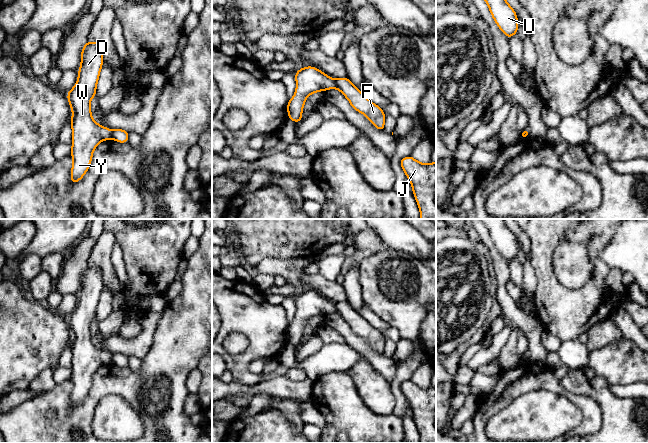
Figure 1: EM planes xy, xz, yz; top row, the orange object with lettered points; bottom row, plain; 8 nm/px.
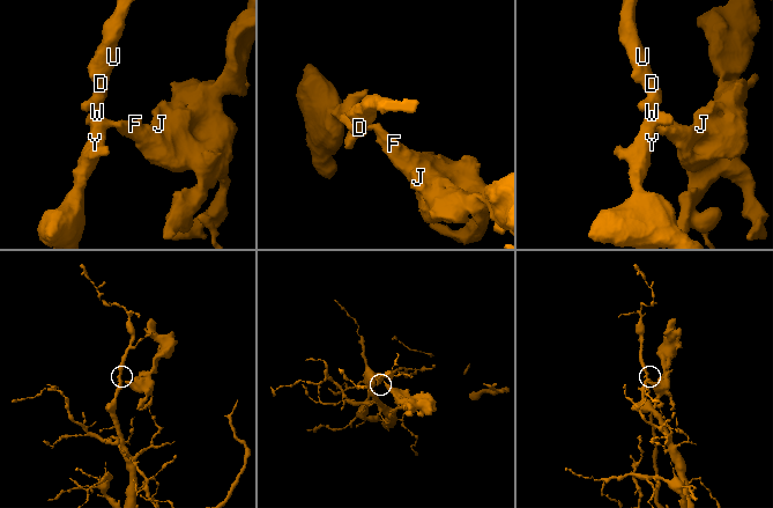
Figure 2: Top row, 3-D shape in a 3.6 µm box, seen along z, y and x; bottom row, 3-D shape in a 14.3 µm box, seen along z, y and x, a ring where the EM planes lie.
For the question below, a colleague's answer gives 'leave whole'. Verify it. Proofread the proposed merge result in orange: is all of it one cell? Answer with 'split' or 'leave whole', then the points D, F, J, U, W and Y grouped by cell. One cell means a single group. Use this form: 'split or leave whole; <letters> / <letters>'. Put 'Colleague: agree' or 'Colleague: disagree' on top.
Colleague: disagree
split; D U W Y / F J

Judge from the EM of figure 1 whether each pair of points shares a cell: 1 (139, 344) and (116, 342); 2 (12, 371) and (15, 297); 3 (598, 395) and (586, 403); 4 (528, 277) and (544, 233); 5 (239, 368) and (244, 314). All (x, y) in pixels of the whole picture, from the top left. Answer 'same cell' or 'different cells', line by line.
1: same cell
2: same cell
3: different cells
4: different cells
5: same cell

